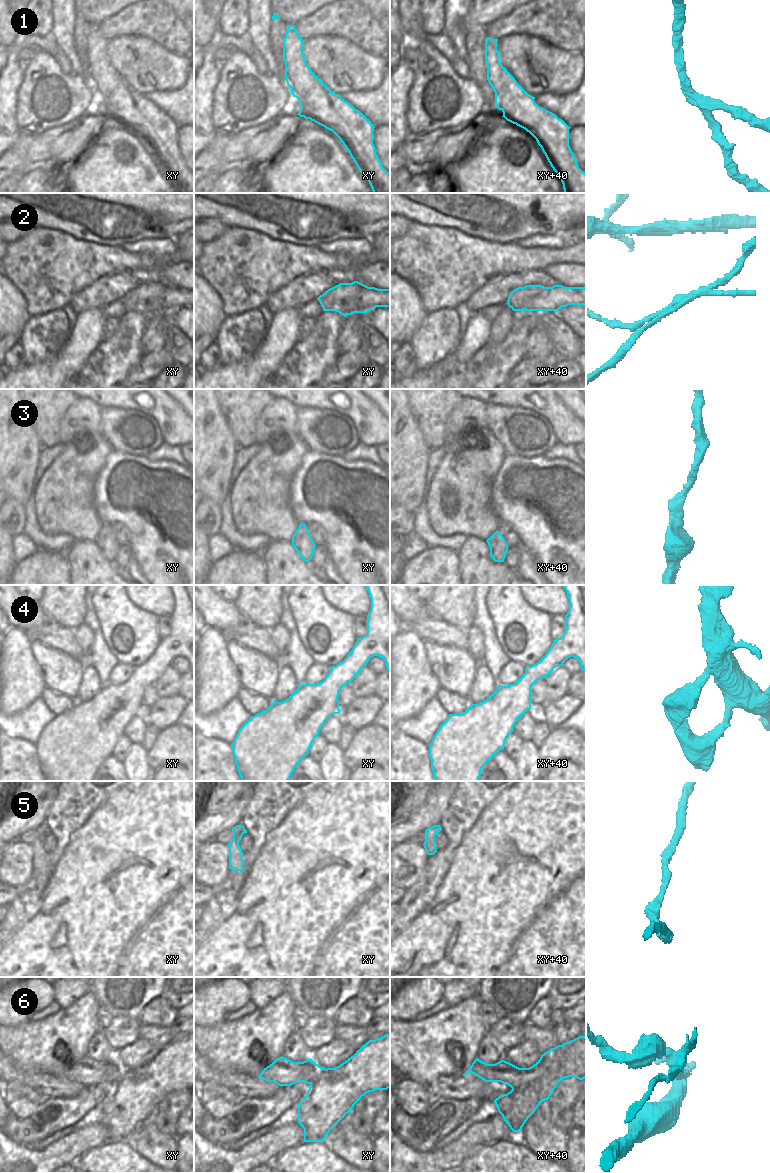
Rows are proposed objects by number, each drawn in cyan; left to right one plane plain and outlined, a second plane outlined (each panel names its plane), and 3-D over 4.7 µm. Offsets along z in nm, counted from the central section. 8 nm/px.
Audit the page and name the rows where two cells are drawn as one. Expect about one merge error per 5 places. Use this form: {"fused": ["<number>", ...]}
{"fused": ["1", "2", "6"]}

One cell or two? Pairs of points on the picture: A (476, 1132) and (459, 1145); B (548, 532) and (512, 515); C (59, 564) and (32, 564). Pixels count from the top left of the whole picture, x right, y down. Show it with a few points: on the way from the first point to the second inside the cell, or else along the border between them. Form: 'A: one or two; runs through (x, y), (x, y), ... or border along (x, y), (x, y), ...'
A: one; runs through (472, 1136), (463, 1145)
B: one; runs through (539, 523), (531, 515), (521, 515)
C: one; runs through (52, 564), (39, 564)

